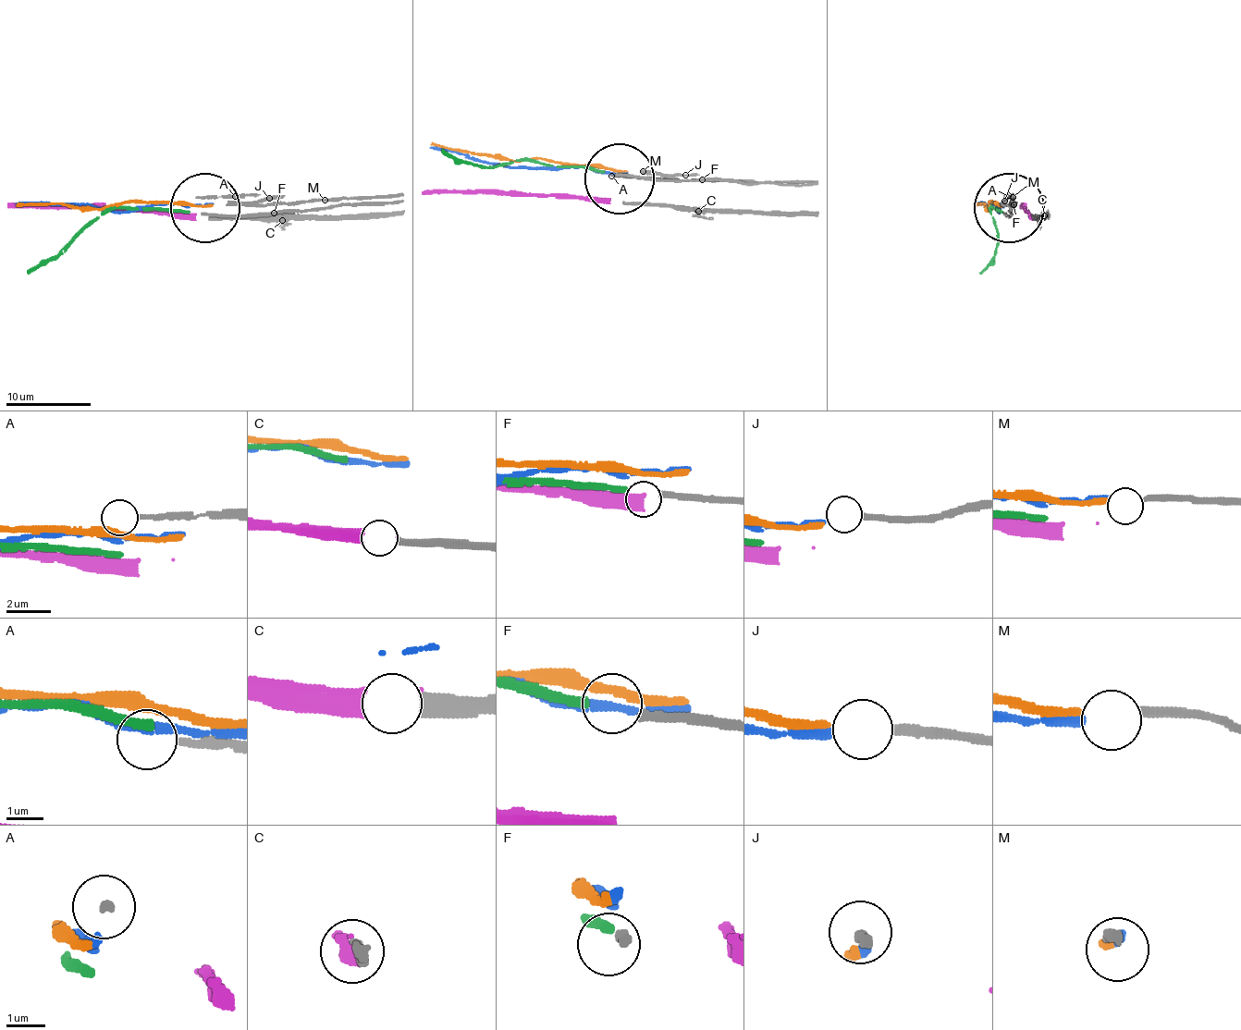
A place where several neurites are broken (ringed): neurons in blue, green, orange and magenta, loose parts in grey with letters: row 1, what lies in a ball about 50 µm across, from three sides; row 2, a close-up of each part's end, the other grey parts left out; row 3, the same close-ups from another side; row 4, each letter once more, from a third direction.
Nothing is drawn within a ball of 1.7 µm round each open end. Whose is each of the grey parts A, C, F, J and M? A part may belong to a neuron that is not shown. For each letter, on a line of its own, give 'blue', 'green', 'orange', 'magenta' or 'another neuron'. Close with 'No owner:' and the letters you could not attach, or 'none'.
A: another neuron
C: magenta
F: green
J: blue
M: orange
No owner: A

